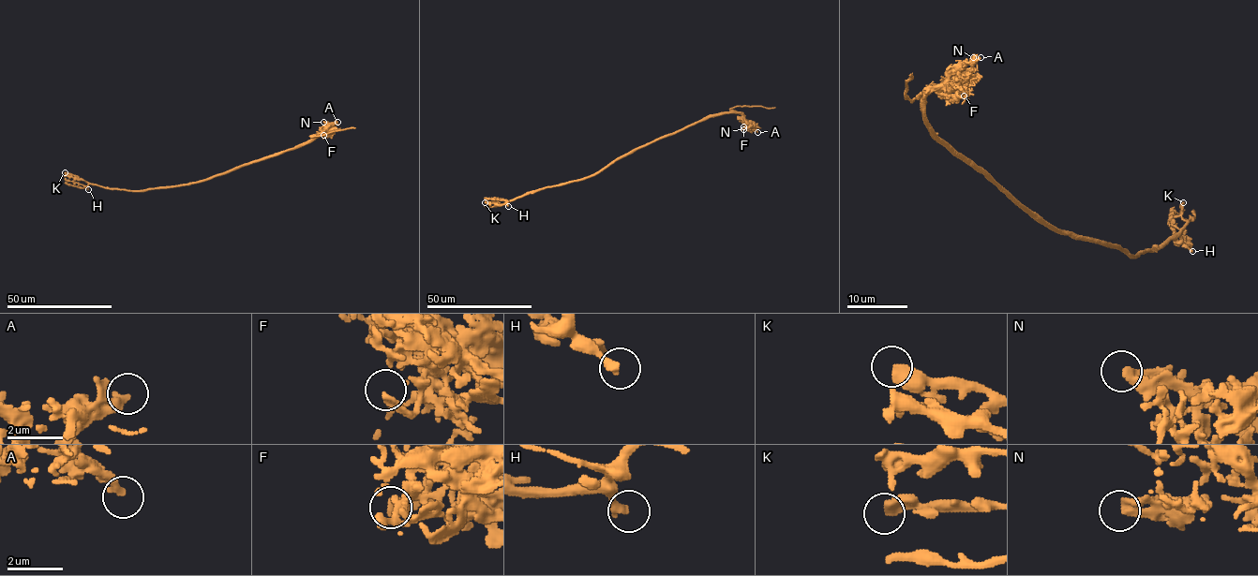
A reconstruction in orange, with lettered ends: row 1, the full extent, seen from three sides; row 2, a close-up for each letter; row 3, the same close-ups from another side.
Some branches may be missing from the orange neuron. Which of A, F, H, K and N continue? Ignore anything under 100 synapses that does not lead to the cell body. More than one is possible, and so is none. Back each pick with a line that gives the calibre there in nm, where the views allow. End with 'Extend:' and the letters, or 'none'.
Extend: none

